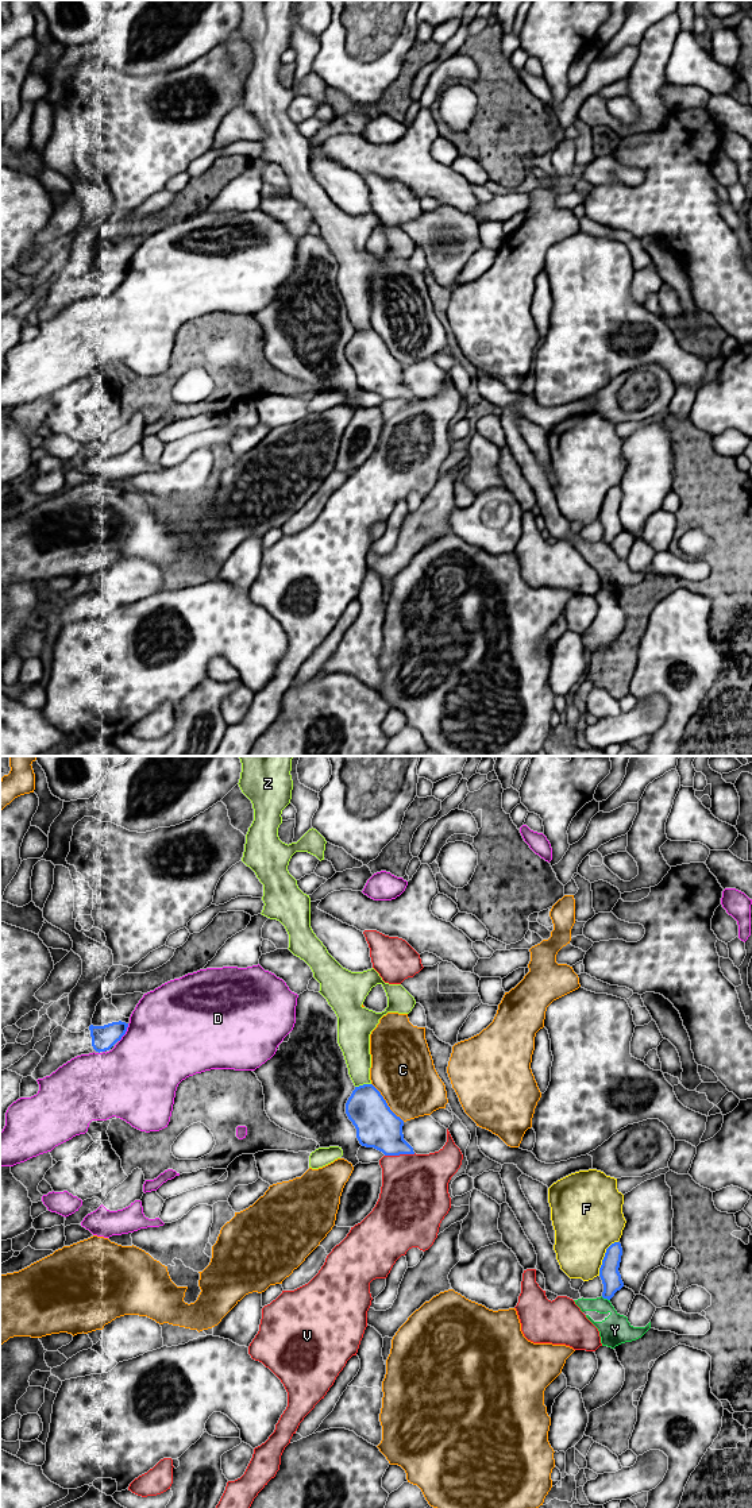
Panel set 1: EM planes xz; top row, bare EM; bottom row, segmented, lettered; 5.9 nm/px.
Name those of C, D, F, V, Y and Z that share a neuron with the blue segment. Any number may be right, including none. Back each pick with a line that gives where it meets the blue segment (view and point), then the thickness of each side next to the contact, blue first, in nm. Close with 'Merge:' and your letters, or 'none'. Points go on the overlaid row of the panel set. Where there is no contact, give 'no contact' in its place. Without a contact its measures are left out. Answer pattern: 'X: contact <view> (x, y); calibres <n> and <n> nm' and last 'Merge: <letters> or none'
Merge: none

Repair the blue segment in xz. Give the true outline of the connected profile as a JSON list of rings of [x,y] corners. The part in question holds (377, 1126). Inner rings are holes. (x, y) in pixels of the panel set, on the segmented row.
[[[373,1084],[355,1087],[346,1103],[346,1114],[362,1146],[374,1148],[385,1156],[414,1154],[404,1139],[404,1121],[390,1110]]]

